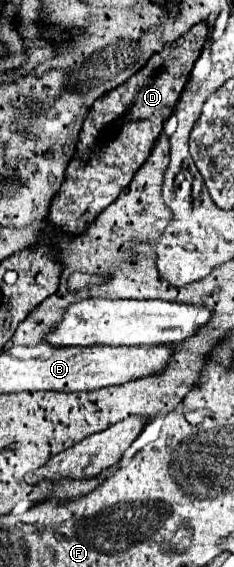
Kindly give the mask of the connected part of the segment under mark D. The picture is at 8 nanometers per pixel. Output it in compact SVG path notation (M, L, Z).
M205 23L195 25L189 33L167 45L163 53L151 57L135 77L127 79L123 85L105 93L91 105L87 121L83 123L83 133L79 135L77 153L69 163L65 183L51 203L51 223L69 233L79 233L131 183L133 175L149 159L151 149L163 131L163 123L171 117L207 35L209 29Z

